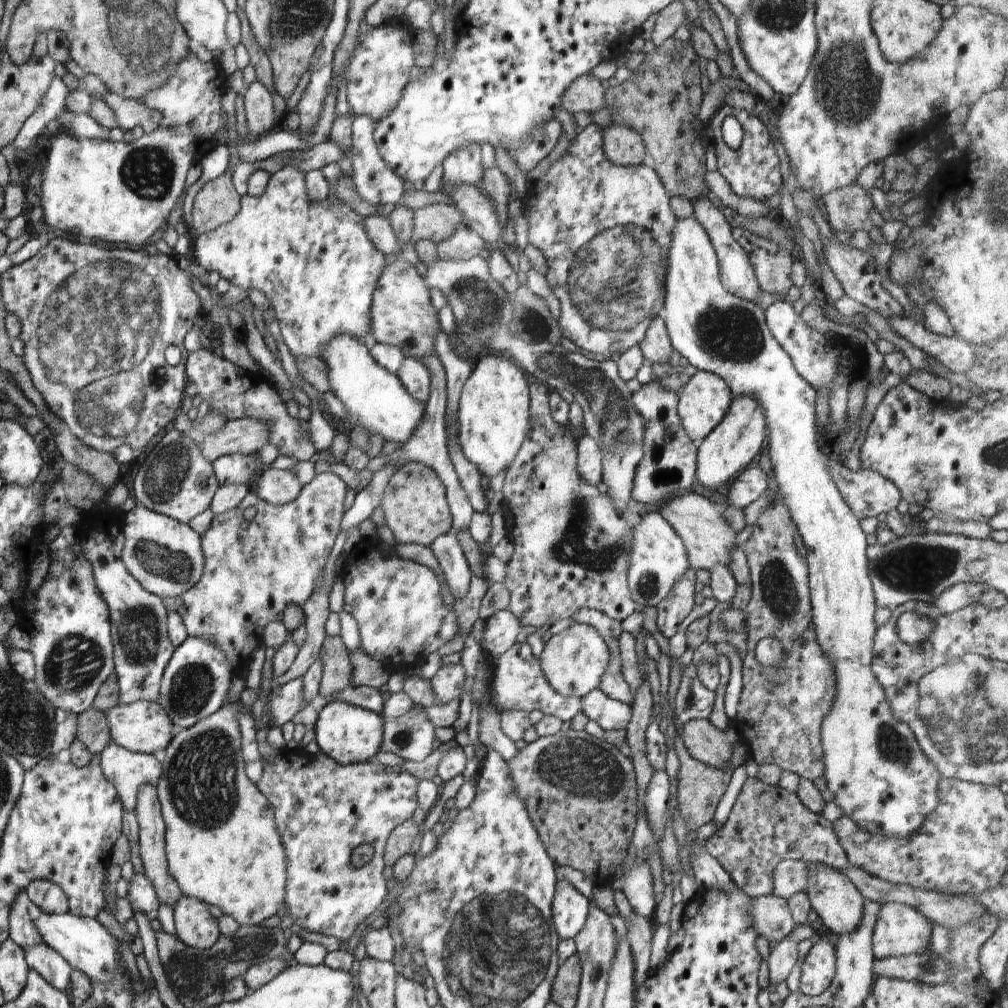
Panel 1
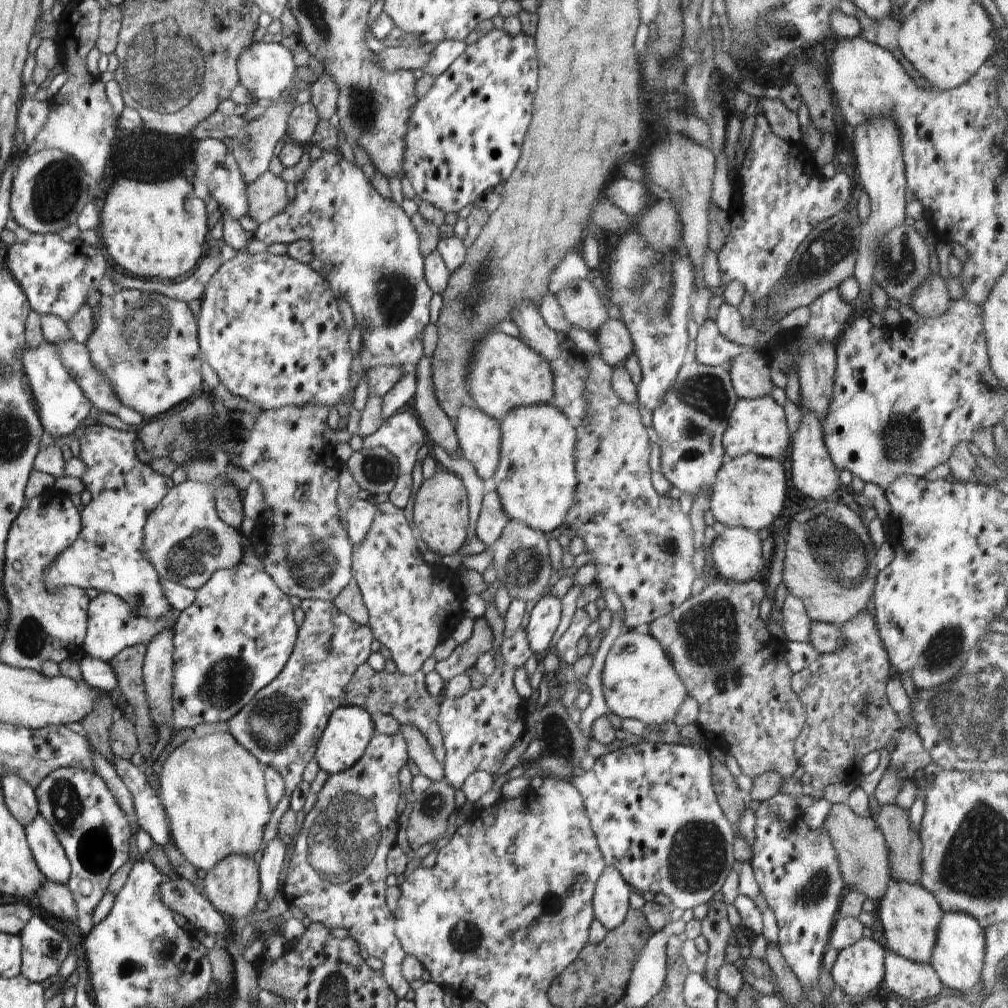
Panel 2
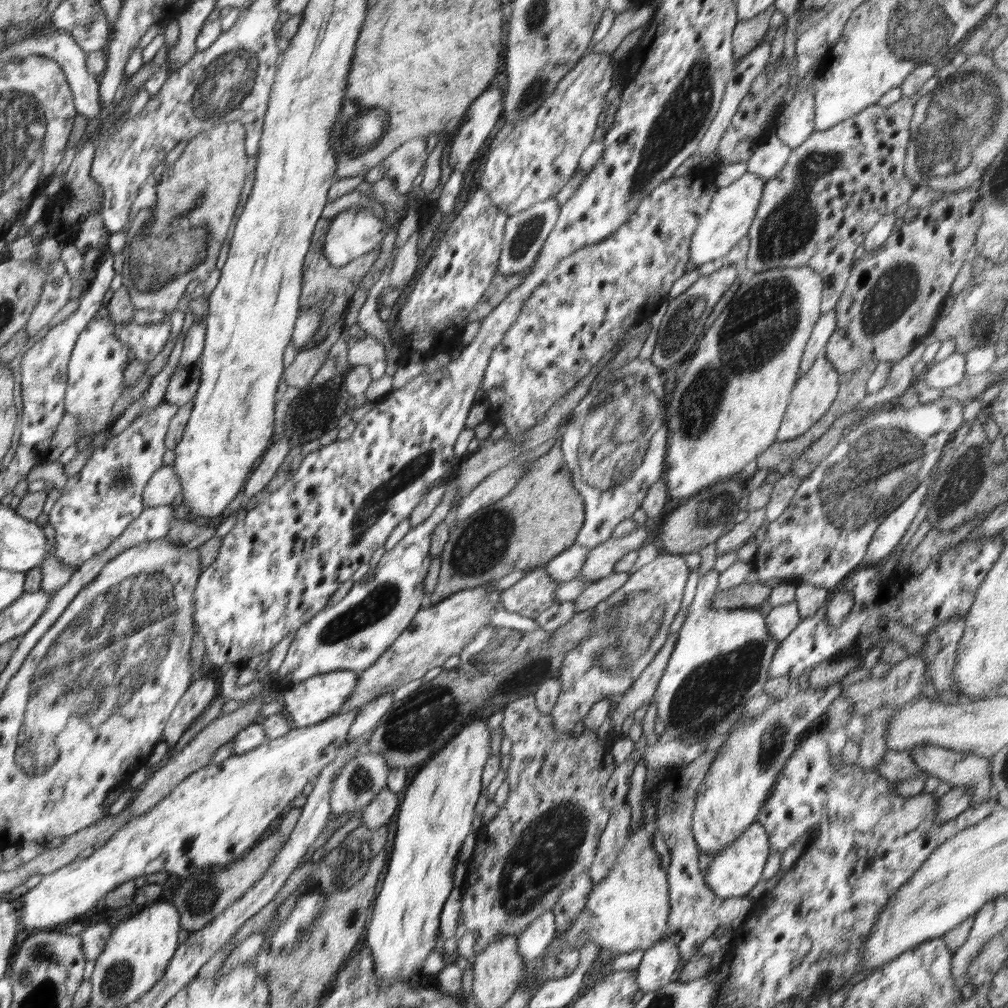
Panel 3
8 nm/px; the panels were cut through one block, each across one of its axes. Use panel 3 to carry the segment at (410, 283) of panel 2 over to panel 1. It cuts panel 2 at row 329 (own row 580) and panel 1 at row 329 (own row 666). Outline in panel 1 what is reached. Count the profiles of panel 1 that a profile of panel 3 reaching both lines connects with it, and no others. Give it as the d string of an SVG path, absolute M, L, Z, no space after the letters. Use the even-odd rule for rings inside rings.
M293 165L282 167L270 176L270 180L267 184L266 191L262 196L249 196L246 195L241 198L241 208L238 210L238 214L234 216L233 220L230 220L227 224L221 225L215 230L209 231L202 235L195 236L194 242L194 256L198 260L198 265L202 266L204 270L208 272L216 270L220 277L228 280L231 285L244 288L244 290L252 289L253 287L264 293L264 296L268 298L274 308L274 314L280 324L280 332L286 346L288 346L292 356L296 358L296 363L300 360L306 360L310 356L321 357L322 352L326 350L328 342L342 334L342 336L354 336L362 342L366 342L369 345L372 342L370 335L370 306L372 306L372 294L374 294L374 288L376 288L376 282L378 282L378 276L382 276L382 270L386 268L388 258L372 244L372 240L368 238L368 230L364 230L364 218L360 217L352 208L348 208L348 204L343 204L342 200L322 200L318 204L314 204L310 198L308 198L308 190L306 190L305 173L300 172L300 168L295 168Z

